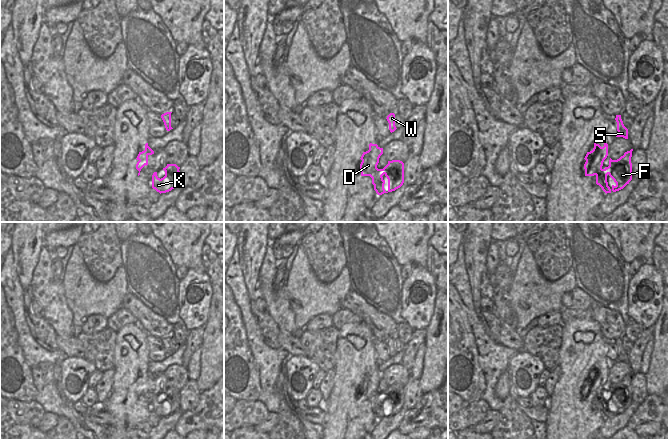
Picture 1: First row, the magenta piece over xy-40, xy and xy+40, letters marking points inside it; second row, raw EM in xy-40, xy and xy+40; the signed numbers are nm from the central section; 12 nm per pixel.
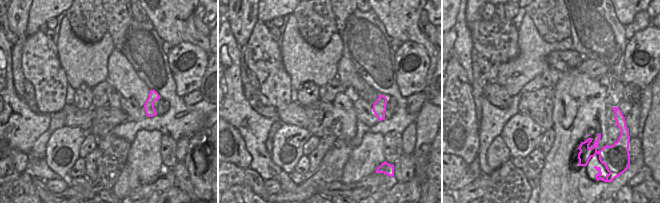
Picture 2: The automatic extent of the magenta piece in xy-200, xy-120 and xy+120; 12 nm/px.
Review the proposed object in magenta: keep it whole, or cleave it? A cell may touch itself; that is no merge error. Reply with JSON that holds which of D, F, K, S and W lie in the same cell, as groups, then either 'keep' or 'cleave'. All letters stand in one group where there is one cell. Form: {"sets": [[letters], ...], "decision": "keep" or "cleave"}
{"sets": [["D", "F", "K", "S", "W"]], "decision": "keep"}

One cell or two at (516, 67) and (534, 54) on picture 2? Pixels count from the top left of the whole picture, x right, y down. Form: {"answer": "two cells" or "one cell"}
{"answer": "one cell"}

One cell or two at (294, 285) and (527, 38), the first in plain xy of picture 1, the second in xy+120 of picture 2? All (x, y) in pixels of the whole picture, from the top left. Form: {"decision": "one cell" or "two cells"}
{"decision": "one cell"}

